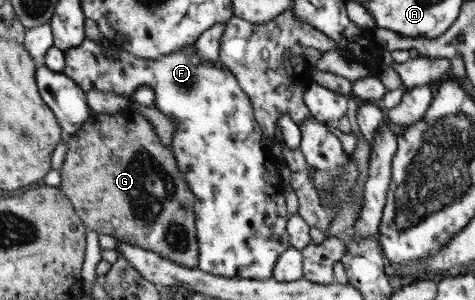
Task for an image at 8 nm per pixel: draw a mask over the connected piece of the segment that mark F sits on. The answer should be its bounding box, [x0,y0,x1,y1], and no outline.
[62,38,291,279]

